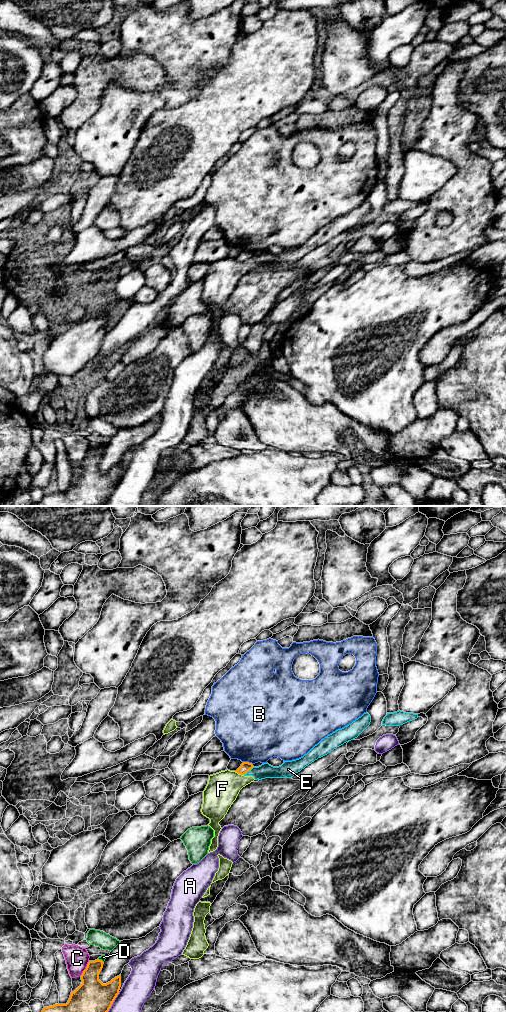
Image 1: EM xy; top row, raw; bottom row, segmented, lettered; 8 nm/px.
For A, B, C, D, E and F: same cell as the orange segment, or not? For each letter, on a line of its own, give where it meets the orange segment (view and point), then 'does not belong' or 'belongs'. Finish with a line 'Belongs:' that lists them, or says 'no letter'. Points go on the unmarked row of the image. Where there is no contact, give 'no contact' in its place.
A: meets orange in xy at (112, 491); does not belong
B: meets orange in xy at (248, 250); does not belong
C: meets orange in xy at (86, 456); does not belong
D: meets orange in xy at (101, 448); belongs
E: meets orange in xy at (248, 258); does not belong
F: meets orange in xy at (239, 261); does not belong
Belongs: D

